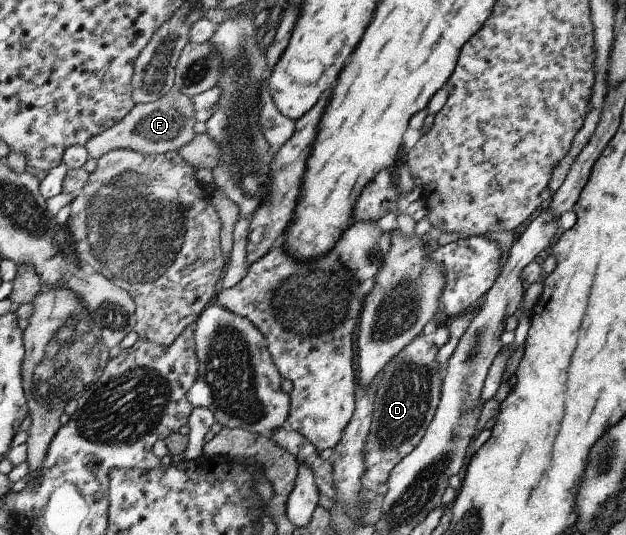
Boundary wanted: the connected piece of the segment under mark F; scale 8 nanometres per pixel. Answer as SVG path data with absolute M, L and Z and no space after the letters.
M170 91L157 101L135 104L134 109L122 121L87 143L88 157L99 160L107 152L116 149L130 149L141 154L162 154L177 151L195 138L195 106L191 97L183 92Z

